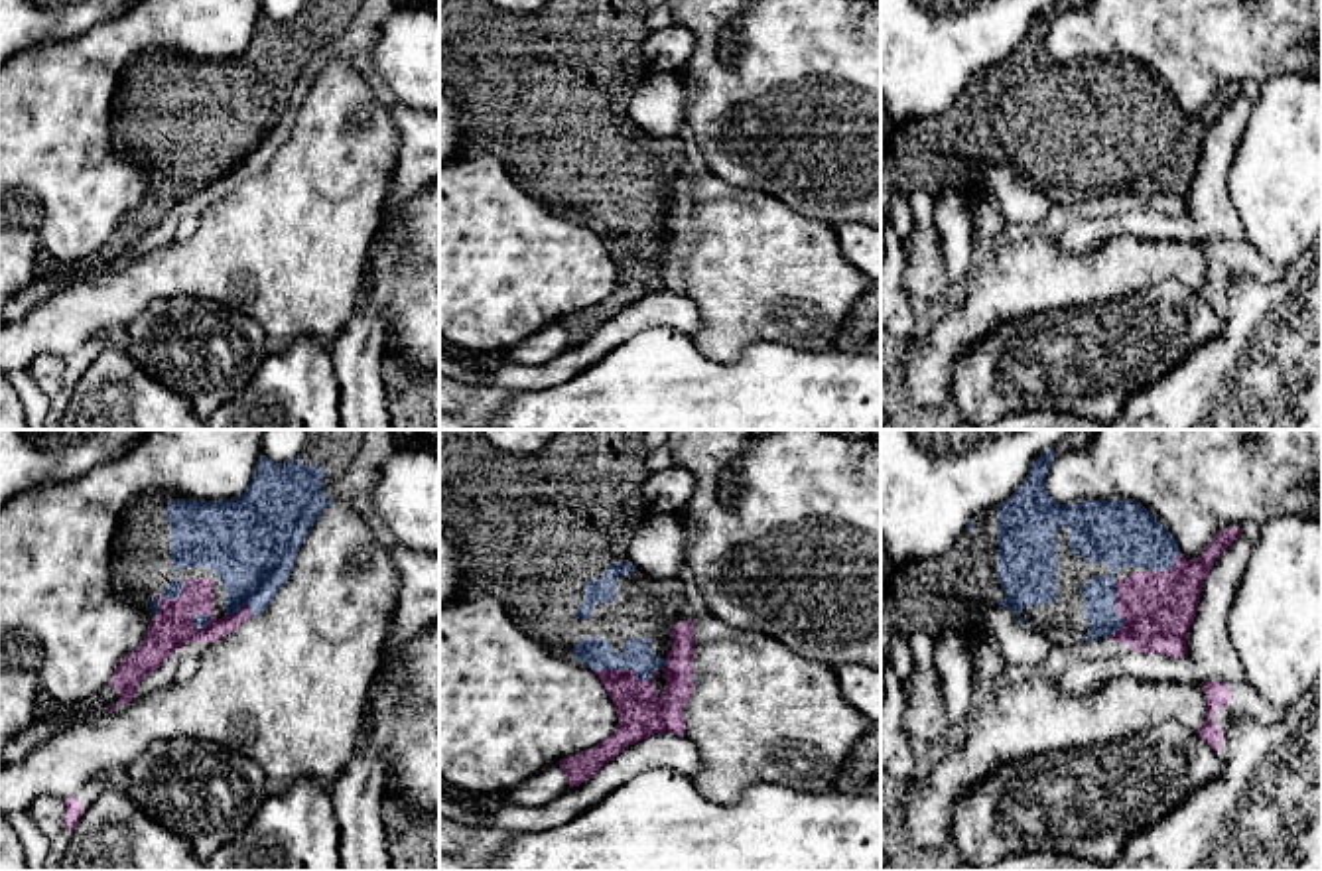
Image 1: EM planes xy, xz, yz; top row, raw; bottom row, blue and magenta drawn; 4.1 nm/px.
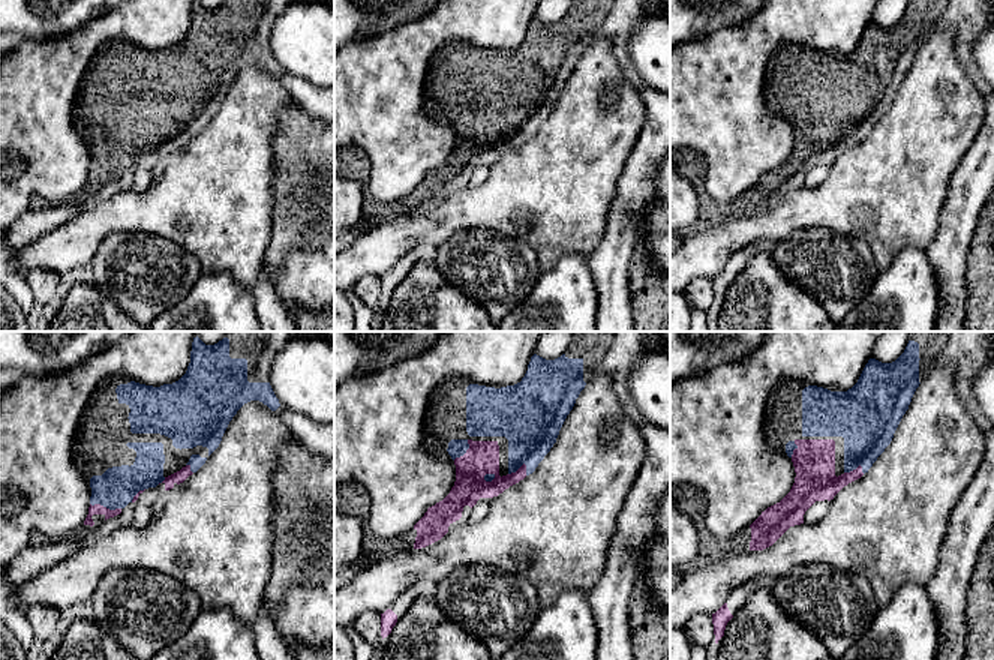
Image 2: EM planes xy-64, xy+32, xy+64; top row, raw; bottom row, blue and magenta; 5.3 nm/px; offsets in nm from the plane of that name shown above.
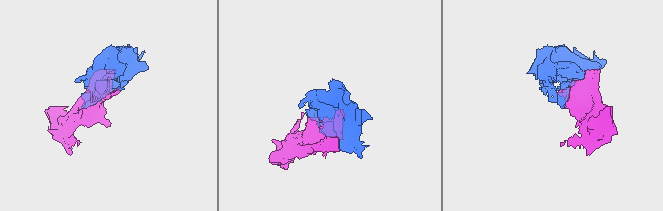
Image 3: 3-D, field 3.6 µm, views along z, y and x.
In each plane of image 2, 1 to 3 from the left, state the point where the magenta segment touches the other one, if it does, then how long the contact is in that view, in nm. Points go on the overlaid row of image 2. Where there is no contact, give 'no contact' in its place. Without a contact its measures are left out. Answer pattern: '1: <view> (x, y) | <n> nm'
1: xy-64 (105, 506) | 170 nm
2: xy+32 (517, 468) | 120 nm
3: xy+64 (856, 467) | 110 nm

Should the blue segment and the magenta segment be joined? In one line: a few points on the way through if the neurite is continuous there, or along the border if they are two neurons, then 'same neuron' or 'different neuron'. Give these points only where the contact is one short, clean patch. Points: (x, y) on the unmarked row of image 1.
same neuron

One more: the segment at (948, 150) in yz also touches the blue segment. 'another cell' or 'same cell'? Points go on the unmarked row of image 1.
same cell

